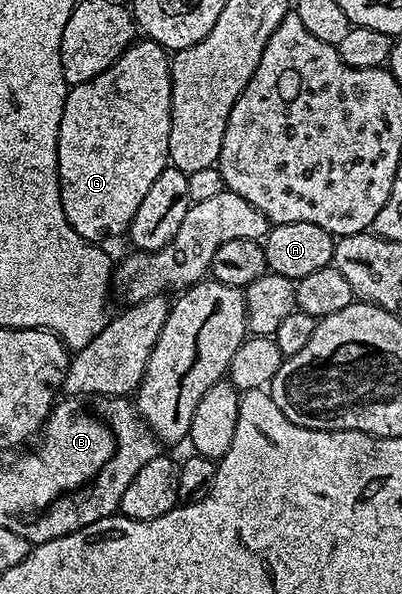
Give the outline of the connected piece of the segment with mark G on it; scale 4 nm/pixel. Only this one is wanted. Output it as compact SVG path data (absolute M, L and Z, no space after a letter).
M148 40L134 41L129 46L111 68L107 68L99 76L87 80L83 84L72 87L63 104L63 120L59 120L59 140L57 141L57 171L59 172L58 184L61 185L61 207L75 232L81 238L86 238L89 242L97 244L100 238L117 238L128 231L131 220L135 220L135 212L139 209L139 204L143 196L147 196L151 184L155 184L159 172L163 172L165 167L170 165L169 160L169 133L171 132L171 61L170 51L164 50L157 42Z

